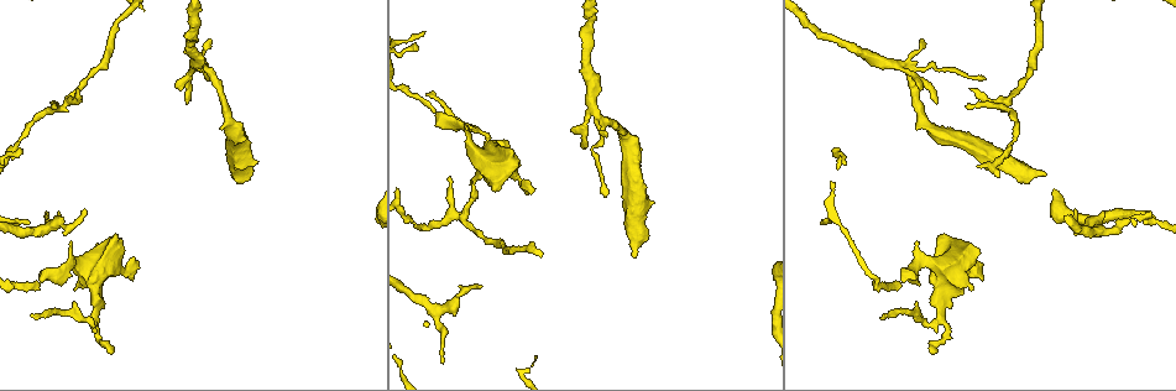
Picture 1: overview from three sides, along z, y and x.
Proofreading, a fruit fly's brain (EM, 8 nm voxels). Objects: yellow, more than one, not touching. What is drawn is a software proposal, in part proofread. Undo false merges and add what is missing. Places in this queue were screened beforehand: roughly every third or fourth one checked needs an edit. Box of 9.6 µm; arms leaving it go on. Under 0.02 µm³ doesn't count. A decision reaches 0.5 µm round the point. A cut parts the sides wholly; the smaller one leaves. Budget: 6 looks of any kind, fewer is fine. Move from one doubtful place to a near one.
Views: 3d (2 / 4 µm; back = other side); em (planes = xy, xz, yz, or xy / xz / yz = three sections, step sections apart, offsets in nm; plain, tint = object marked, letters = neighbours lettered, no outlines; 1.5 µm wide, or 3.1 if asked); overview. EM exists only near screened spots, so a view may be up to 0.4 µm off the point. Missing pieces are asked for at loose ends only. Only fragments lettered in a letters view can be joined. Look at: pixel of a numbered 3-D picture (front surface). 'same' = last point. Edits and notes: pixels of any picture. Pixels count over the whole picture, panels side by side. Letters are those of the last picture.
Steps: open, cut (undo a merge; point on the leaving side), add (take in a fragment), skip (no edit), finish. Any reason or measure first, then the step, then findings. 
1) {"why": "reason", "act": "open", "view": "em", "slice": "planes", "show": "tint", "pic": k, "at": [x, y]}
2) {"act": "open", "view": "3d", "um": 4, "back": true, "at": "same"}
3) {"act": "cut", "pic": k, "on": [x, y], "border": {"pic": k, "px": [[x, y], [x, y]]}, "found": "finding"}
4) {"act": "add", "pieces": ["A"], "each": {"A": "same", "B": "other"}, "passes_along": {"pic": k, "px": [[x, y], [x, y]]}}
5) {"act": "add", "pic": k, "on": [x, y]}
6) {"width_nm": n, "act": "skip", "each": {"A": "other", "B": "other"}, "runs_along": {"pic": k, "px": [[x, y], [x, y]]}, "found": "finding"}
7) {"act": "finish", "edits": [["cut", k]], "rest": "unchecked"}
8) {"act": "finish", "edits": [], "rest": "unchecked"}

{"why": "an open end", "act": "open", "view": "em", "slice": "planes", "show": "tint", "pic": 1, "at": [510, 145]}

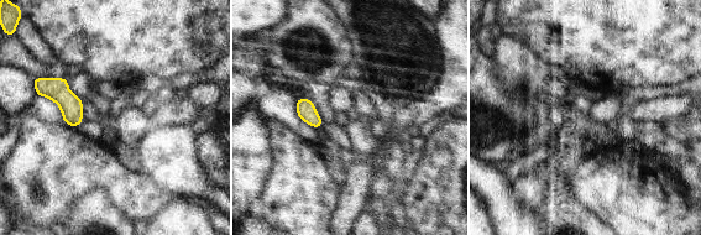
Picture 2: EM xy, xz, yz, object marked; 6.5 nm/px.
{"why": "what lies round it", "act": "open", "view": "em", "slice": "planes", "show": "letters", "at": "same"}

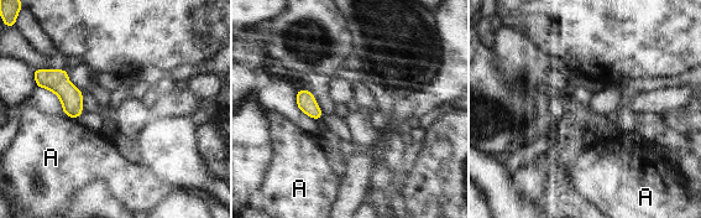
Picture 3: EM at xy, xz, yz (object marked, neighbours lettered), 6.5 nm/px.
{"act": "skip", "each": {"A": "other"}, "border": {"pic": 3, "px": [[62, 113], [76, 119]]}, "found": "none of them fits"}

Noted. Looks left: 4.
{"why": "thick end", "act": "open", "view": "em", "slice": "yz", "step": 8, "show": "tint", "pic": 1, "at": [1045, 173]}

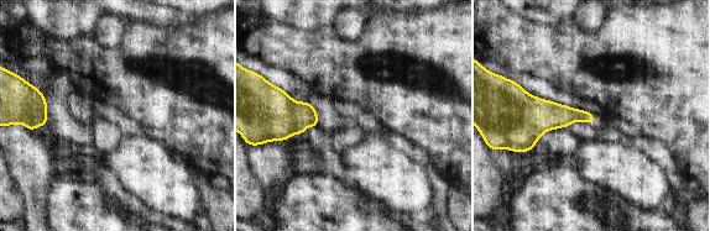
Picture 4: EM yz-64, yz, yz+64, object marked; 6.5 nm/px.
{"act": "open", "view": "em", "slice": "planes", "show": "letters", "at": "same"}

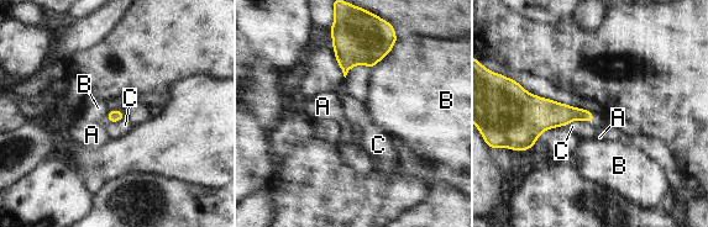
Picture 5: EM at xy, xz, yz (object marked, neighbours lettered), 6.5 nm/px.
{"act": "skip", "each": {"A": "other", "B": "other", "C": "other"}, "border": {"pic": 5, "px": [[592, 121], [576, 119], [565, 126]]}, "found": "none of them fits"}

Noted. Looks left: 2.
{"why": "calibre changes", "act": "open", "view": "em", "slice": "yz", "step": 4, "show": "tint", "pic": 1, "at": [626, 133]}

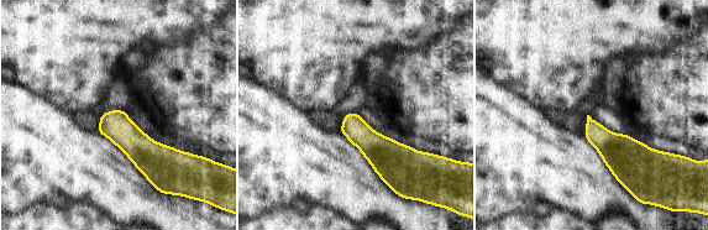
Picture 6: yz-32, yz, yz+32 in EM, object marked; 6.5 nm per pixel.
{"why": "cut it another way", "act": "open", "view": "em", "slice": "planes", "show": "letters", "at": "same"}

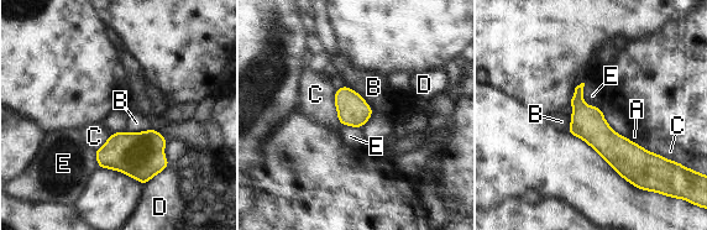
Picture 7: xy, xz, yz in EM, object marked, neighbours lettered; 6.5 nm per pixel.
{"longest_contact_nm": ["B", 300], "act": "skip", "each": {"A": "other", "B": "other", "C": "other", "D": "other", "E": "other"}, "border": {"pic": 7, "px": [[584, 83], [584, 102], [598, 108]]}, "found": "continuous, no second neuron"}

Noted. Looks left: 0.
{"act": "finish", "edits": [], "rest": "unchecked"}

